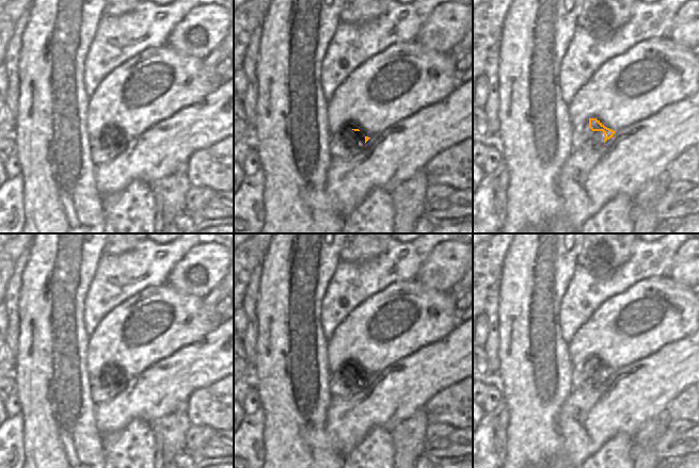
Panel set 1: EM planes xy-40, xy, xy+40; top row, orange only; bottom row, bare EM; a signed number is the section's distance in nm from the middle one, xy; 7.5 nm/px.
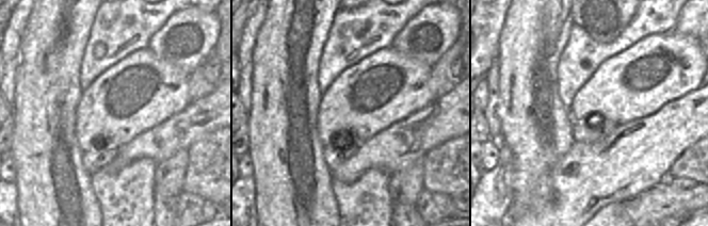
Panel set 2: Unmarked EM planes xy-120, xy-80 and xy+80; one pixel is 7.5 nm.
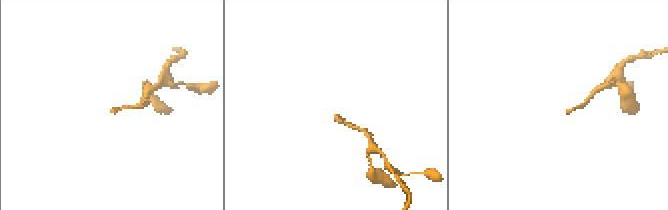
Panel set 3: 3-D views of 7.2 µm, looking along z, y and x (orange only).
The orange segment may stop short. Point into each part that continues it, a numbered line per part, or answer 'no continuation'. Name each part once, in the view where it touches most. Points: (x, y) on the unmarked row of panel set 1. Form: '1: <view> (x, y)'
1: xy+40 (583, 375)

